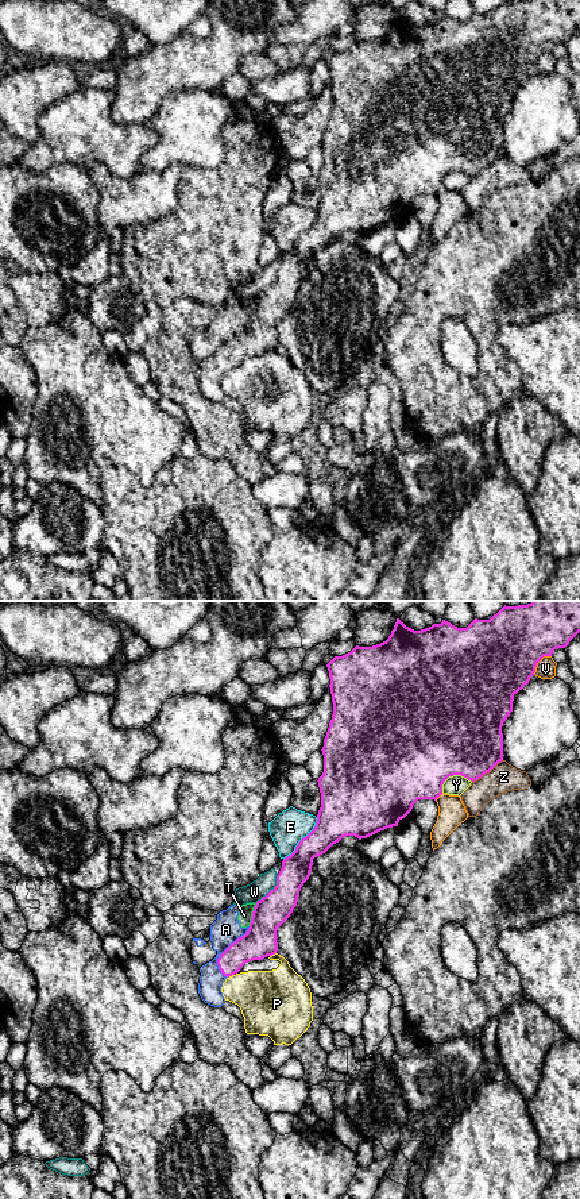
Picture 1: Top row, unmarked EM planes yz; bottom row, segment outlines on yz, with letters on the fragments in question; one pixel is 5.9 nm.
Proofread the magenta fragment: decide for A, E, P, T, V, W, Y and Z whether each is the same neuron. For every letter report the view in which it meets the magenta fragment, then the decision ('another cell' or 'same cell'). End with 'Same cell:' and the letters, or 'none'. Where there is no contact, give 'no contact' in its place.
A: meets magenta in yz; same cell
E: meets magenta in yz; another cell
P: meets magenta in yz; another cell
T: meets magenta in yz; another cell
V: meets magenta in yz; another cell
W: meets magenta in yz; another cell
Y: meets magenta in yz; another cell
Z: meets magenta in yz; another cell
Same cell: A

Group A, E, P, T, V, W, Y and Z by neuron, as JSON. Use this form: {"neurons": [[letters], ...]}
{"neurons": [["A"], ["E"], ["P"], ["T"], ["V"], ["W"], ["Y"], ["Z"]]}

